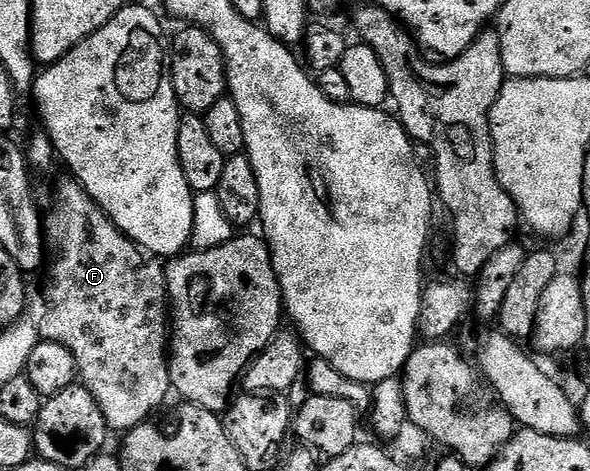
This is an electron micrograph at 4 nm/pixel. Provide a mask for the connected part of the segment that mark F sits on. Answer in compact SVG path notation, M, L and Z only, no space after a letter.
M66 176L66 179L54 190L54 203L50 211L44 214L44 246L48 251L48 265L46 270L46 287L42 290L42 298L46 301L46 307L38 314L36 321L36 333L39 339L56 344L64 344L68 352L72 352L72 360L76 360L78 369L77 377L81 385L92 392L92 400L100 408L107 427L111 431L119 430L125 432L138 426L141 422L147 421L149 410L154 410L169 394L172 394L170 384L170 363L168 361L168 295L166 292L166 271L161 257L155 256L149 250L144 250L123 234L121 228L114 223L99 206L94 203L92 196L73 177Z

